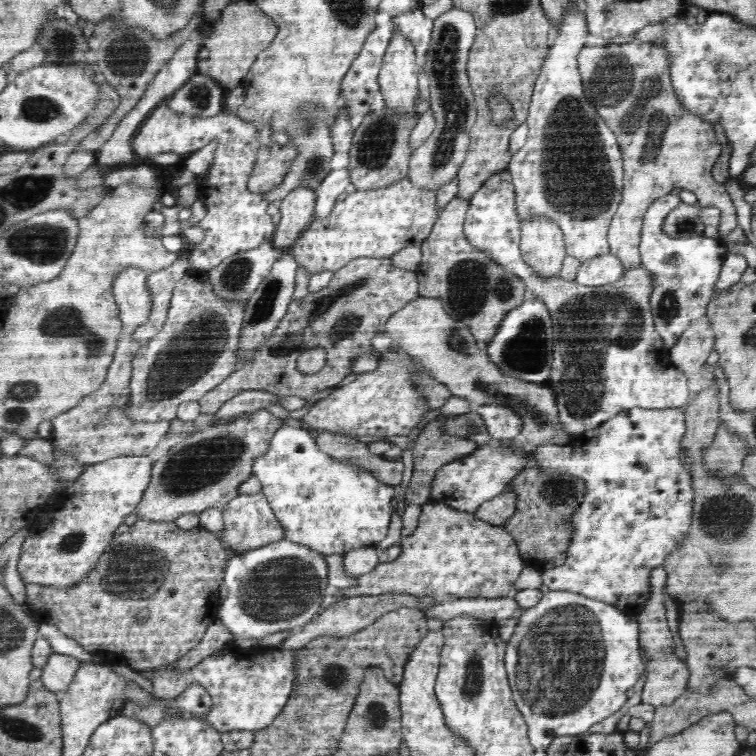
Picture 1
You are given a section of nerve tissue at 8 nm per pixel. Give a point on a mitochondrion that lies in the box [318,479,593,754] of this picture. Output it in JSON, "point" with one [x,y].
{"point":[472,679]}

